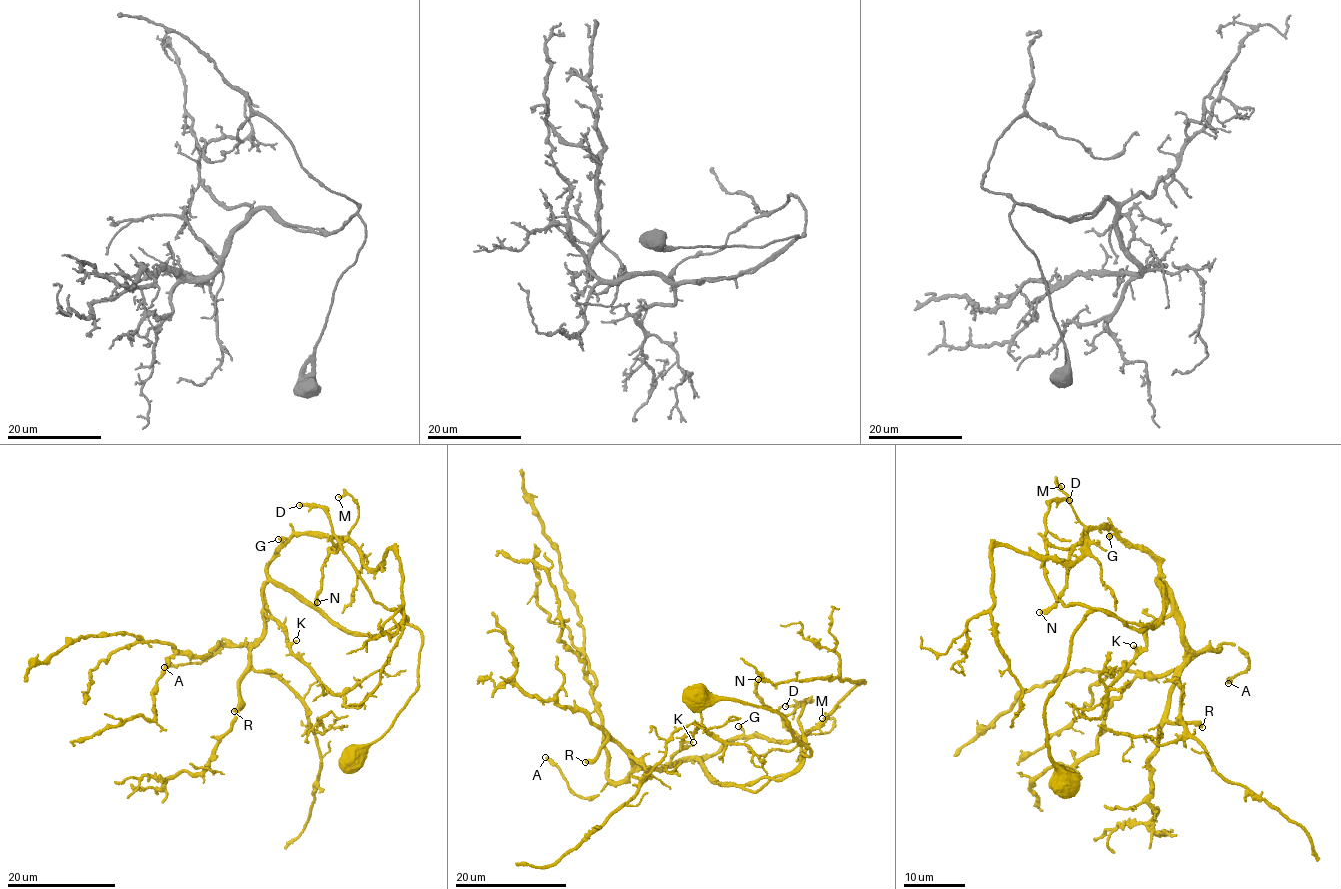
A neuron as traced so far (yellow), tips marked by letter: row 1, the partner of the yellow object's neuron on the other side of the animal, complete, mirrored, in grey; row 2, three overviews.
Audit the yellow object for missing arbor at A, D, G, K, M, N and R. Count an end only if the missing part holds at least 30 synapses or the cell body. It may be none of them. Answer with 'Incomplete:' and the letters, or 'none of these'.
Incomplete: D, N, R

